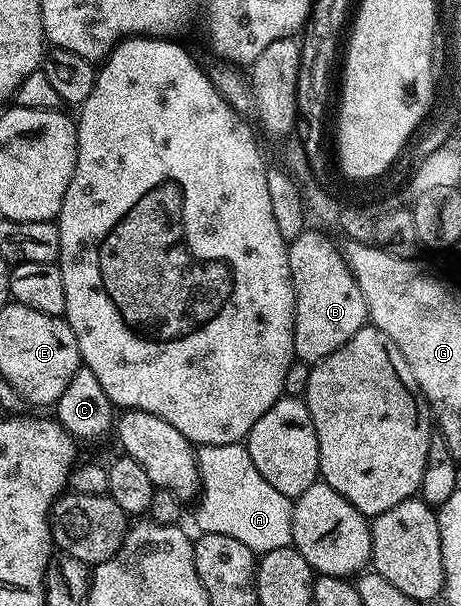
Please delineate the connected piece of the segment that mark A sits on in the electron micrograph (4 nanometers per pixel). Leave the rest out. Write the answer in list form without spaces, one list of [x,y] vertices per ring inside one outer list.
[[[243,443],[199,447],[195,453],[195,463],[199,467],[199,508],[195,511],[195,523],[200,532],[225,533],[225,537],[233,537],[241,541],[241,545],[249,545],[249,549],[256,553],[292,546],[292,500],[287,499],[285,493],[277,493],[277,489],[273,489],[273,485],[269,485],[269,481],[257,473],[257,465],[253,465],[253,457],[249,457]]]

